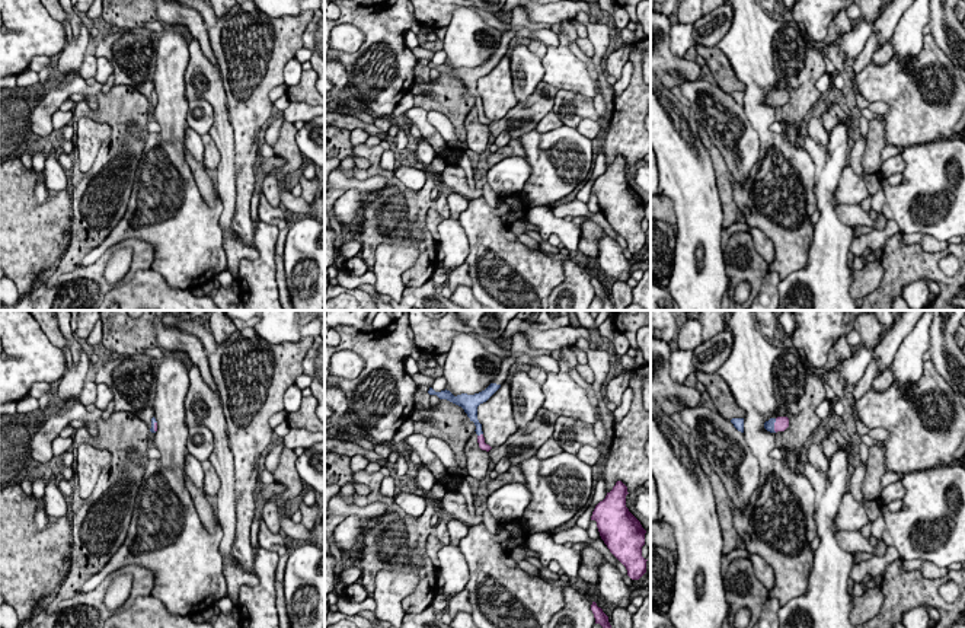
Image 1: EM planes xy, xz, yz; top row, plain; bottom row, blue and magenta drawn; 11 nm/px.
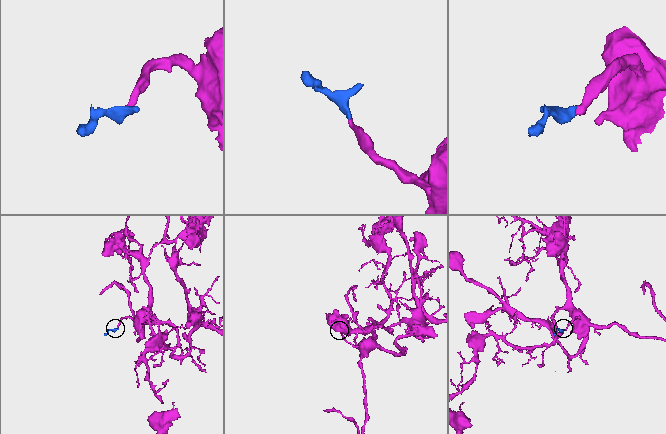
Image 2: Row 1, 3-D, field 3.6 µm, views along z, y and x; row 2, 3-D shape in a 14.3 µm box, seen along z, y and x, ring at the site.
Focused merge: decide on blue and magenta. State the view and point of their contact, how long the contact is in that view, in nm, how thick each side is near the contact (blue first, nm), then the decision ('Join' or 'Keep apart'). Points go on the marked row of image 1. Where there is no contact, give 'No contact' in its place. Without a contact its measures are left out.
Touches blue at xz (479, 434). Shared border 70 nm. Thickness 120 nm (blue) against 90 nm. Join

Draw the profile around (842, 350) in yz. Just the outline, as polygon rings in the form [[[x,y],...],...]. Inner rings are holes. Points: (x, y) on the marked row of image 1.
[[[841,337],[837,344],[830,350],[827,363],[824,366],[825,372],[831,372],[843,360],[851,357],[851,347],[847,342],[847,337]]]

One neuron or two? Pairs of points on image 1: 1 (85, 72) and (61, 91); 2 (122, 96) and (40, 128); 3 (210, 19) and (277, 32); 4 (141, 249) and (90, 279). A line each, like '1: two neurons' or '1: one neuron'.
1: two neurons
2: two neurons
3: two neurons
4: one neuron

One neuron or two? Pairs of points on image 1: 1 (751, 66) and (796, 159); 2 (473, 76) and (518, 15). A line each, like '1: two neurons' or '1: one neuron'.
1: one neuron
2: one neuron

